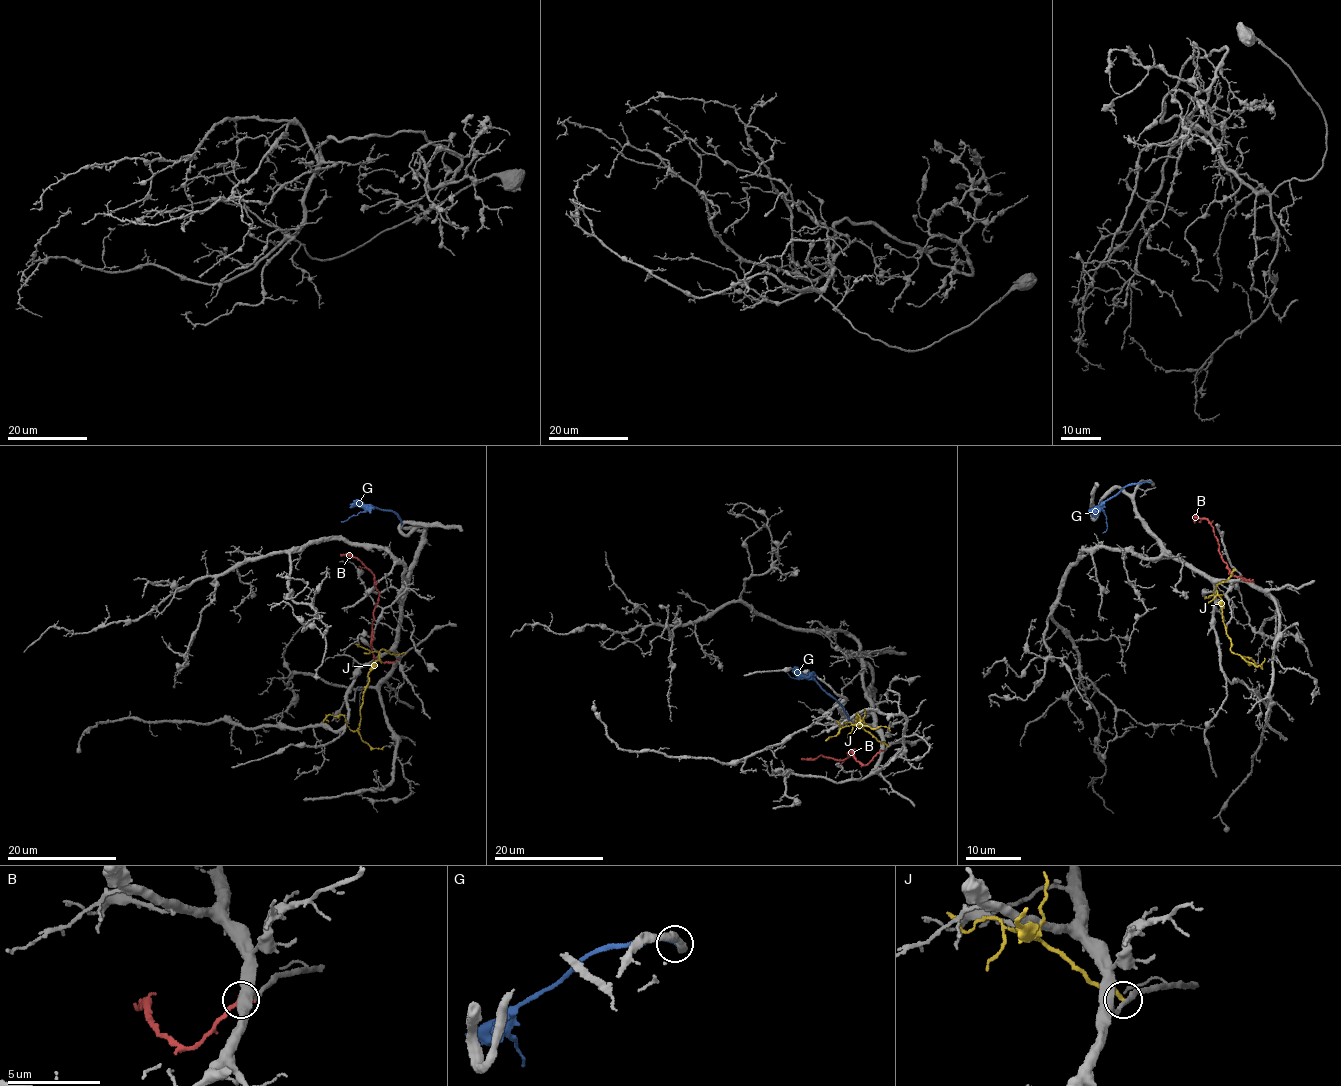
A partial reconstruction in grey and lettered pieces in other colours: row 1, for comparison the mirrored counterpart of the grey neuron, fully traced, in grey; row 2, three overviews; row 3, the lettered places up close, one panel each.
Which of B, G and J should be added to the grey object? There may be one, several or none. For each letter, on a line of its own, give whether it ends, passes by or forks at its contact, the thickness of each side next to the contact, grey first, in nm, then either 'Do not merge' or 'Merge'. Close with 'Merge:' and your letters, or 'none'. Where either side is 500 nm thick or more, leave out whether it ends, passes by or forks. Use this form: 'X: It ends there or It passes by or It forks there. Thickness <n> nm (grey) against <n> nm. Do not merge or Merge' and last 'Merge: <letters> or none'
B: It ends there. Thickness 420 nm (grey) against 240 nm. Do not merge
G: It ends there. Thickness 380 nm (grey) against 190 nm. Do not merge
J: It ends there. Thickness 220 nm (grey) against 200 nm. Do not merge
Merge: none

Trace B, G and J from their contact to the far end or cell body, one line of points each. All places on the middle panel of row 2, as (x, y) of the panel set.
B: (880, 750), (864, 764), (851, 752), (844, 760), (823, 756), (801, 759)
G: (851, 721), (845, 710), (815, 680), (809, 677), (793, 678), (788, 672)
J: (887, 745), (862, 728), (861, 723), (856, 724), (857, 713), (858, 724), (841, 727), (828, 739), (831, 738)

